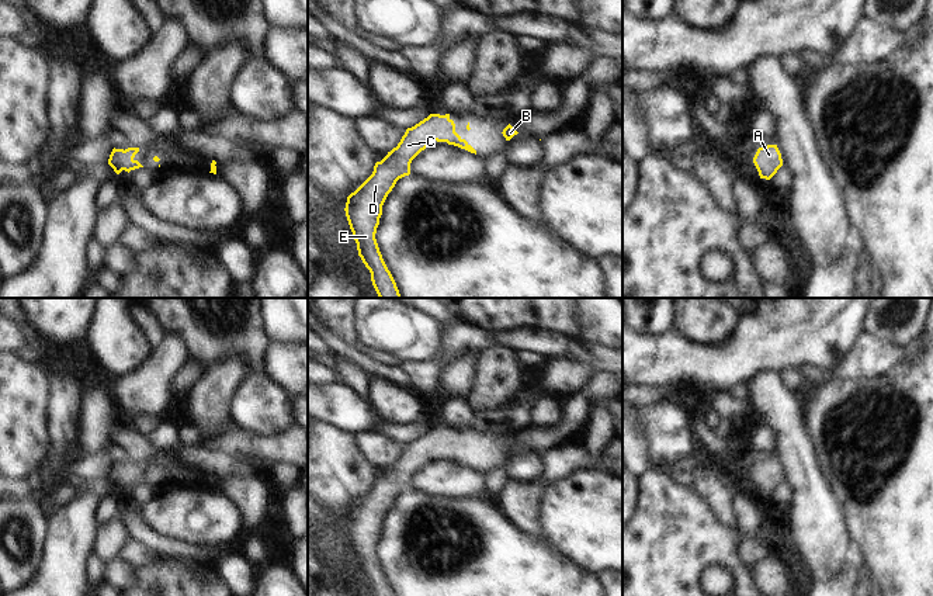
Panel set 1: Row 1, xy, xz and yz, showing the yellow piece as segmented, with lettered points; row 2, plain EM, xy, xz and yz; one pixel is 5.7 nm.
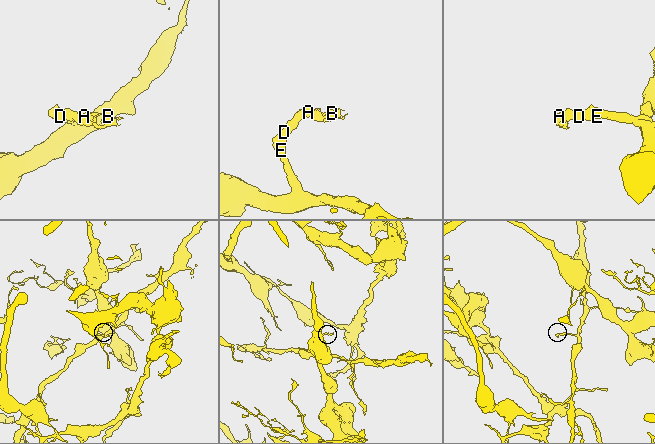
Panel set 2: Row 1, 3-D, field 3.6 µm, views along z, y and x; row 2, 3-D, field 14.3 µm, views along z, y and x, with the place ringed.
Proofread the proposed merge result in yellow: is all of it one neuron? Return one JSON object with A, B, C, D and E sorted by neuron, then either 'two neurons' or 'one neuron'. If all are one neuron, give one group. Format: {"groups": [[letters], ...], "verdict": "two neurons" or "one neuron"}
{"groups": [["A", "B", "C", "D", "E"]], "verdict": "one neuron"}

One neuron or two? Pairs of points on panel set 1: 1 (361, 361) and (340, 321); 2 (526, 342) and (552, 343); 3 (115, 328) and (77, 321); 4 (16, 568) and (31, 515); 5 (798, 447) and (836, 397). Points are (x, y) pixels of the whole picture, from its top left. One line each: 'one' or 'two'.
1: two
2: one
3: two
4: one
5: two

